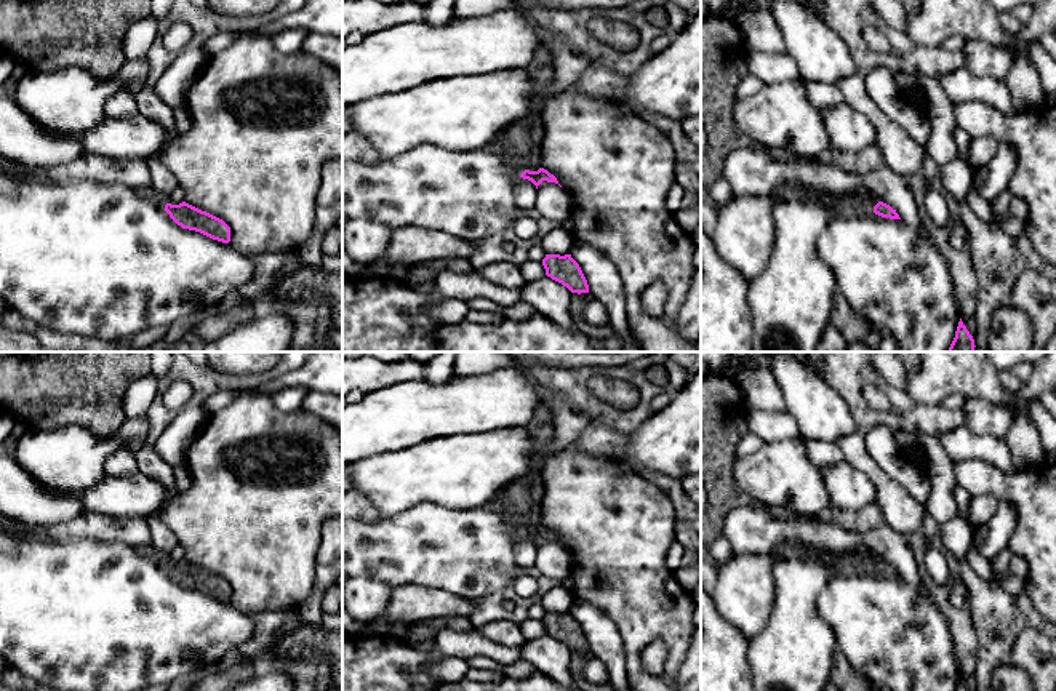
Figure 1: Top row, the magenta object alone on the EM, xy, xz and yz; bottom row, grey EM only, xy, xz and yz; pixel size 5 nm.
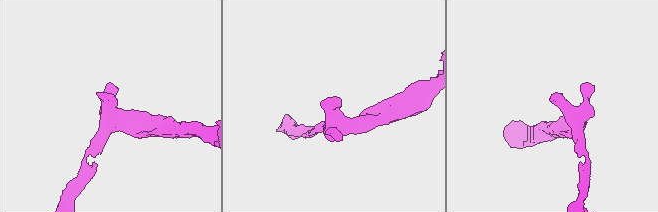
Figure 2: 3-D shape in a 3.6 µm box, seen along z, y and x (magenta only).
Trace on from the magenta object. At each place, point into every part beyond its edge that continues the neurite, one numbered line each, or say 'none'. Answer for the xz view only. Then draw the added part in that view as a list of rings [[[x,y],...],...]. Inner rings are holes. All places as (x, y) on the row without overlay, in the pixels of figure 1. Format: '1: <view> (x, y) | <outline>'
1: xz (514, 501) | [[[528,477],[509,483],[488,502],[517,534],[526,528],[531,504]]]

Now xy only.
1: xy (149, 552) | [[[152,544],[136,547],[136,552],[142,555],[144,558],[162,566],[165,566],[165,563],[168,561],[166,555],[158,552]]]

